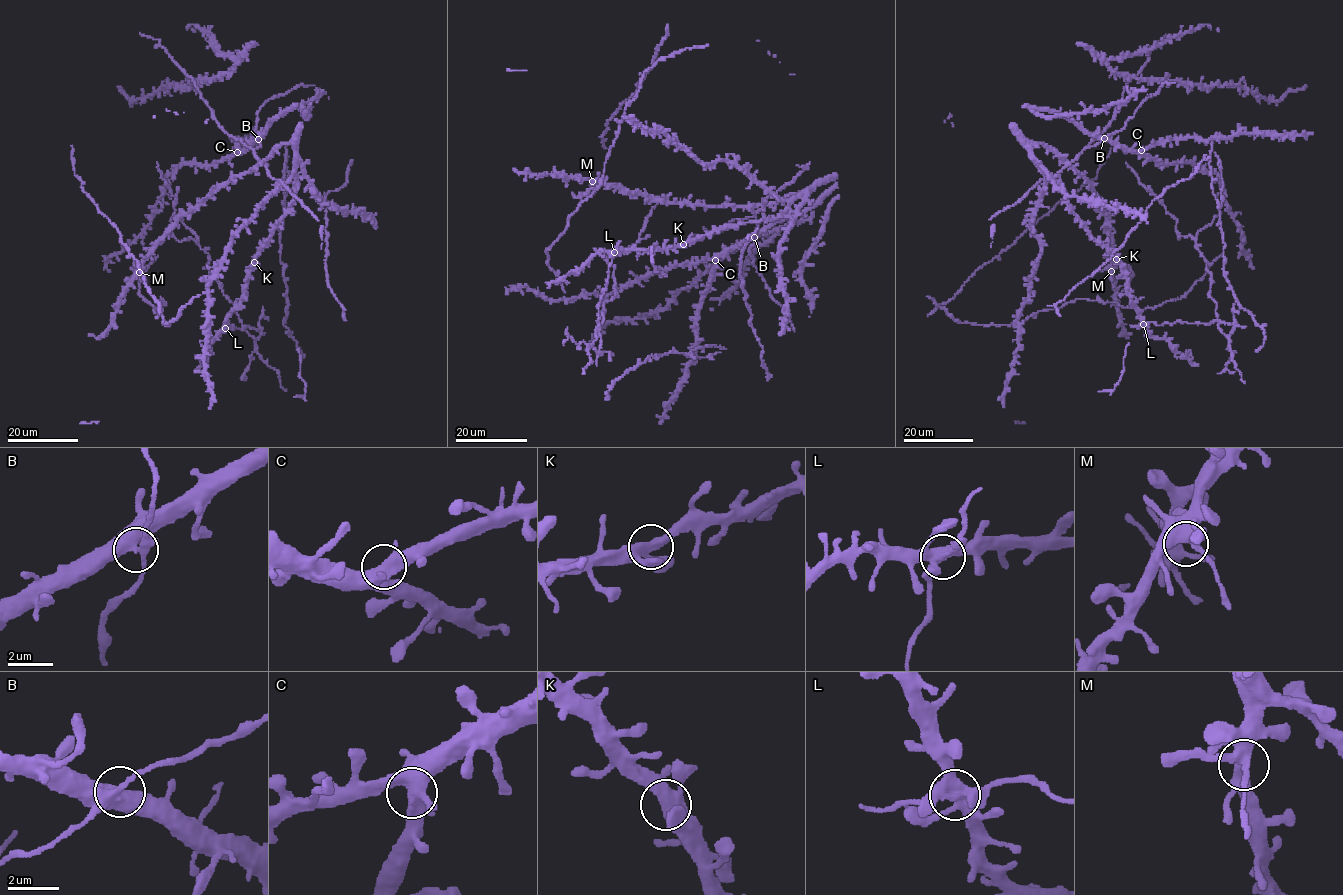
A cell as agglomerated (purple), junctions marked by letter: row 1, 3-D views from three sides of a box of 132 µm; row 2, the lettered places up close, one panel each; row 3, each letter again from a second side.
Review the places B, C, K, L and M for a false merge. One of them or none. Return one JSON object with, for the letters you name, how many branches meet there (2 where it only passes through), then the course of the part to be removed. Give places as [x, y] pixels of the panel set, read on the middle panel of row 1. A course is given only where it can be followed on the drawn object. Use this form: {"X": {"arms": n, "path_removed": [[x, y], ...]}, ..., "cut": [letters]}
{"L": {"arms": 5, "path_removed": [[614, 252], [598, 308], [597, 353], [592, 344], [604, 302], [615, 294], [607, 257], [638, 242], [656, 204]]}, "cut": ["L"]}

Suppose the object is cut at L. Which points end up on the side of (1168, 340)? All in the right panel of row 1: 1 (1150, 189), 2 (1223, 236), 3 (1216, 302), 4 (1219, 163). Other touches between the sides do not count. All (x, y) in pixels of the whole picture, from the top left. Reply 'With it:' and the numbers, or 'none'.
With it: none

